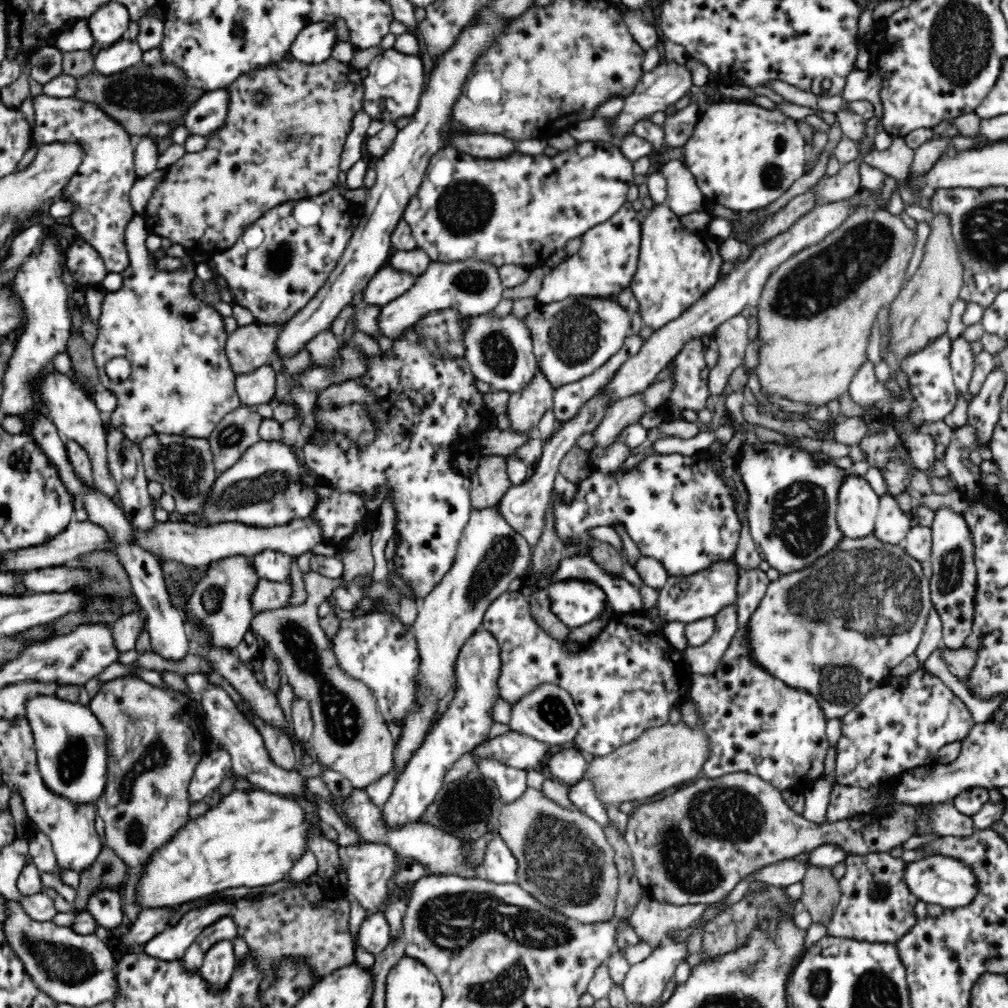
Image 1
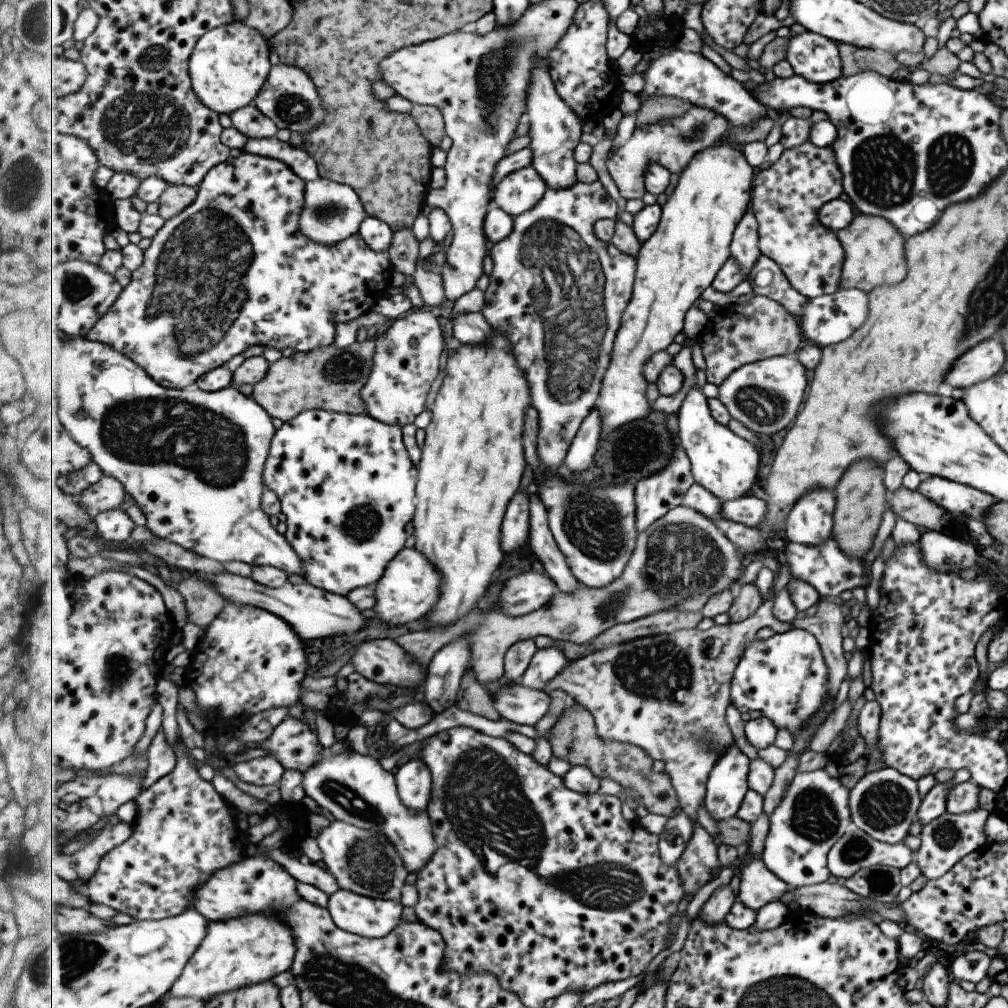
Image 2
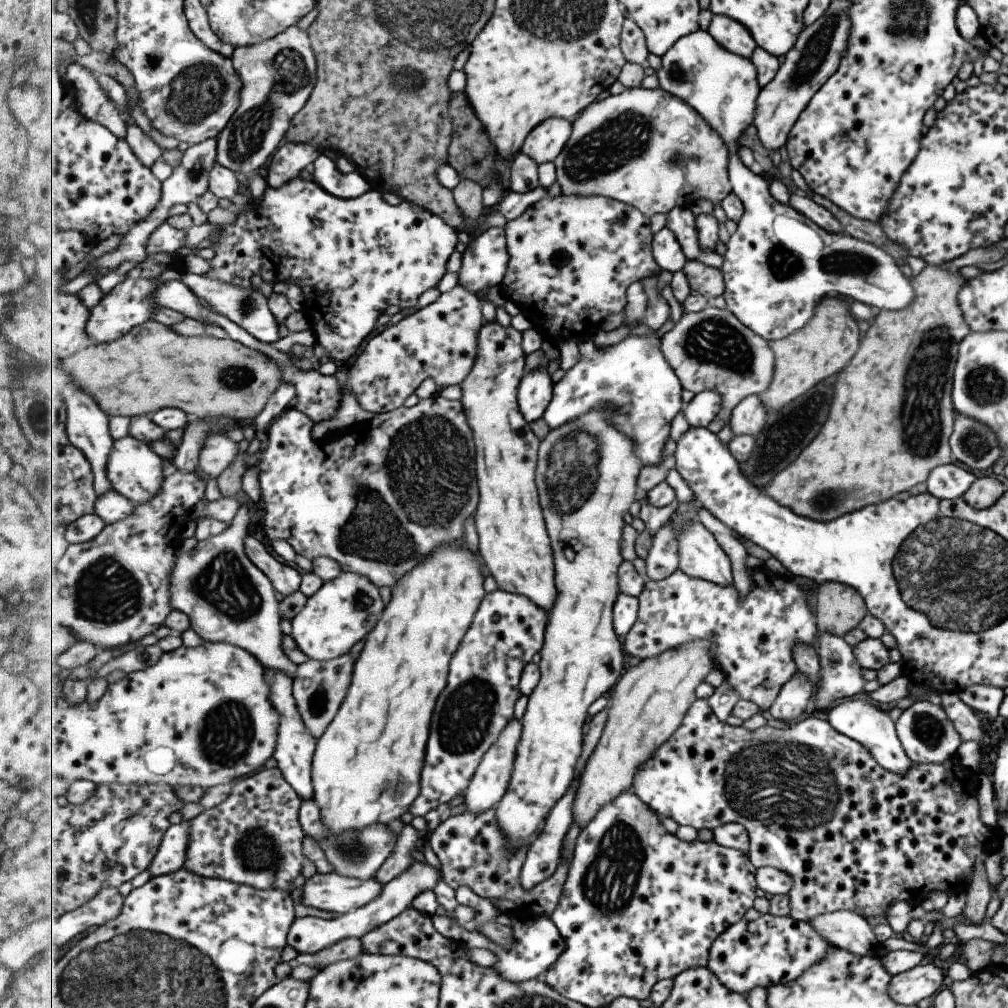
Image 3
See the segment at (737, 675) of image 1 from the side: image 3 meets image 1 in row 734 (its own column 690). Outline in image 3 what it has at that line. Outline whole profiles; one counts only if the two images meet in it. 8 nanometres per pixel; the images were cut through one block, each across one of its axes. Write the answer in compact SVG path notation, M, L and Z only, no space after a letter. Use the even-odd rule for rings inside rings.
M698 698L689 709L680 730L638 768L633 791L661 817L672 818L681 825L692 826L697 831L707 829L712 831L727 823L744 824L751 836L748 857L756 868L777 867L793 877L793 888L789 896L792 906L790 916L795 920L809 923L814 916L848 910L861 915L872 928L876 924L886 924L883 909L893 903L903 901L907 902L909 906L920 906L930 892L941 891L951 894L951 892L961 891L965 886L961 882L960 876L963 873L971 873L974 858L983 861L987 856L983 843L987 842L989 838L997 836L998 833L987 830L979 821L979 806L975 799L975 779L965 779L961 775L960 769L961 765L954 758L939 764L913 763L907 774L900 777L883 770L873 760L864 745L845 736L844 733L837 732L823 715L809 714L786 728L773 728L773 726L765 725L751 731L723 722L716 712L713 712L709 699Z

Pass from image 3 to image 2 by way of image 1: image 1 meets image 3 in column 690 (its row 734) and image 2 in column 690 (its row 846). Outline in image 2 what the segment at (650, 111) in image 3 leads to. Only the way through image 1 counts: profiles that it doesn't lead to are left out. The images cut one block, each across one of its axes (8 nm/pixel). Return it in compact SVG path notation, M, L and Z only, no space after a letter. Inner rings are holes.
M694 105L680 119L635 128L631 138L622 147L619 147L605 164L612 180L618 187L620 196L625 200L641 199L643 194L648 192L644 176L651 163L658 162L680 176L698 152L711 145L724 142L731 127L730 122L723 115L717 114L711 109Z

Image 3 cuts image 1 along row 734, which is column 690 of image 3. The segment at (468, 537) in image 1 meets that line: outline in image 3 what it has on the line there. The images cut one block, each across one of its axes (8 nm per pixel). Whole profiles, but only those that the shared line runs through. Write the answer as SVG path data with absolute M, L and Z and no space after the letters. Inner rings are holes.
M717 390L696 394L686 405L684 416L690 427L706 428L720 415L723 397Z

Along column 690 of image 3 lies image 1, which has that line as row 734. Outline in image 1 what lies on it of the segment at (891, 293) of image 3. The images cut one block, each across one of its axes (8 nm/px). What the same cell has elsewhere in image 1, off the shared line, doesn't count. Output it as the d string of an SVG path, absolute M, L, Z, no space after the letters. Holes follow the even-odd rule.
M36 694L25 703L33 734L38 766L47 786L71 802L95 803L104 792L107 752L104 729L91 708L52 695Z

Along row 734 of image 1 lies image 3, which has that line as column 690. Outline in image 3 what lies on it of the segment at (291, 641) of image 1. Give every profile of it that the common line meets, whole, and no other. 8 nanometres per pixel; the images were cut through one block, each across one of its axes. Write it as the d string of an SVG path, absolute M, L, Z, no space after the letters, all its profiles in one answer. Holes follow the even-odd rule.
M707 307L699 312L682 313L678 323L662 336L662 346L685 390L695 395L717 390L723 397L720 415L706 426L713 434L719 434L727 426L733 411L745 398L765 392L775 378L776 356L770 341L753 332L727 308Z

